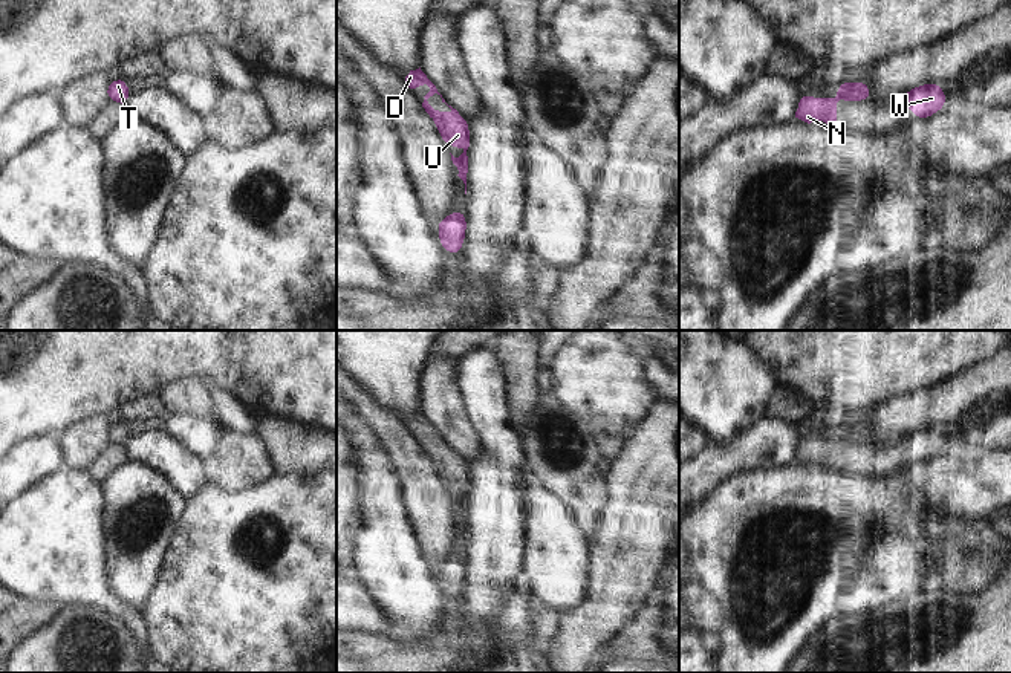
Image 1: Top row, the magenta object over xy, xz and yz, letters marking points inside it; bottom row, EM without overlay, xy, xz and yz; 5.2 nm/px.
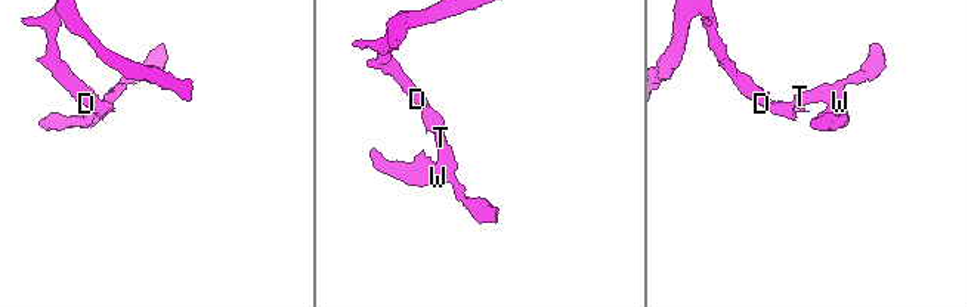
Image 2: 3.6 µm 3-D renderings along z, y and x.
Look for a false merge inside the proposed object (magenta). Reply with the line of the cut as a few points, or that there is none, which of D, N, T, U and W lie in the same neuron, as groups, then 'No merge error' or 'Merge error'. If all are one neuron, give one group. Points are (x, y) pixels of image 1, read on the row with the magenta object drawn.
Split along xz (453, 158), (458, 161). Groups: D N U / T W. Merge error

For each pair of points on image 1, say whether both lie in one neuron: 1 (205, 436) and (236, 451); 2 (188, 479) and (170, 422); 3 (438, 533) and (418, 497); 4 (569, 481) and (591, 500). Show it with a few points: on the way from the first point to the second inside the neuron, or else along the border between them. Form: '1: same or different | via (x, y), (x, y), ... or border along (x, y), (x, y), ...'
1: different | border along (219, 441), (211, 455)
2: different | border along (159, 430), (164, 430), (178, 442)
3: same | via (433, 523), (427, 507)
4: same | via (574, 484), (586, 496)

